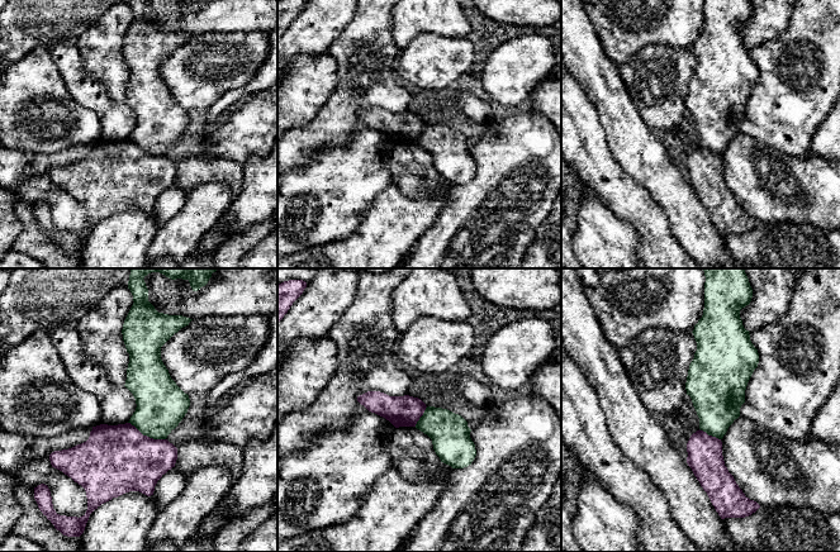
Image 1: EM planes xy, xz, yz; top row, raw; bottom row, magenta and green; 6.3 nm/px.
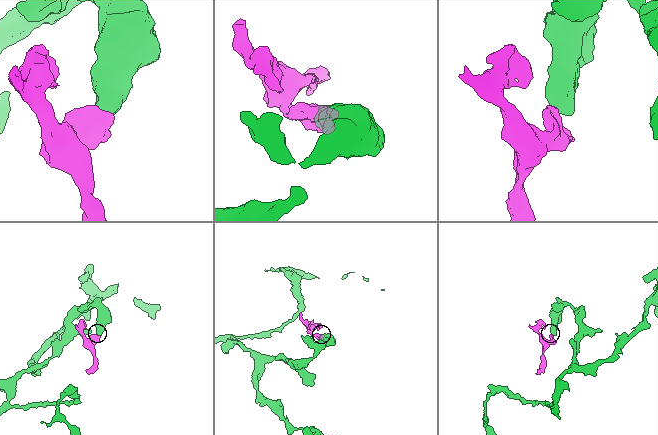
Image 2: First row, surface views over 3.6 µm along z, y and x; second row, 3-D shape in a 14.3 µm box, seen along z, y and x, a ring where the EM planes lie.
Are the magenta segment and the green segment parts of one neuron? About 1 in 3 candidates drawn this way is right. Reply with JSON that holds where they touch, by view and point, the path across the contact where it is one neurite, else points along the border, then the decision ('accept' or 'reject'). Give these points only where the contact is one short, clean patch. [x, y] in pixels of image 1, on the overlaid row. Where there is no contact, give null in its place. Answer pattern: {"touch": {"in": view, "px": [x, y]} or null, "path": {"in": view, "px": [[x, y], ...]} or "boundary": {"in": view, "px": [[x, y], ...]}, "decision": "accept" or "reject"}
{"touch": {"in": "xy", "px": [146, 436]}, "boundary": {"in": "xy", "px": [[128, 422], [143, 434], [165, 439]]}, "decision": "reject"}

